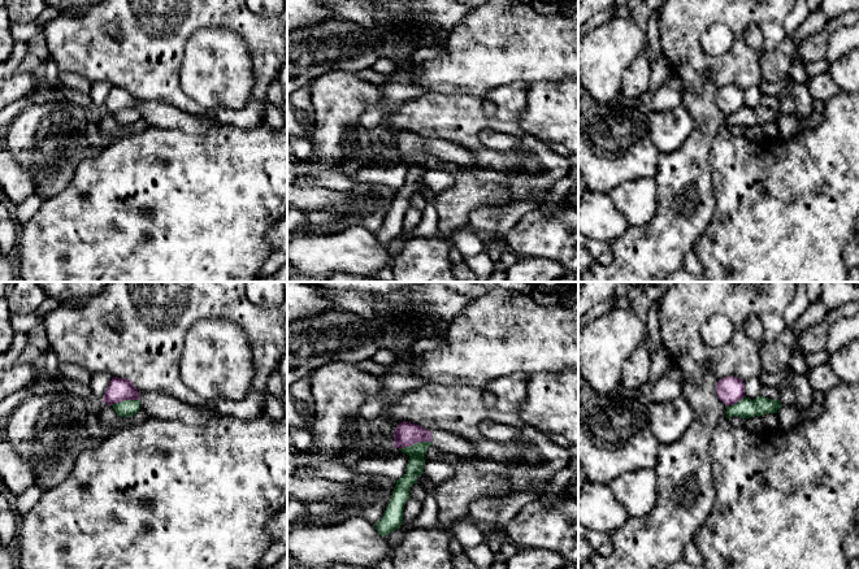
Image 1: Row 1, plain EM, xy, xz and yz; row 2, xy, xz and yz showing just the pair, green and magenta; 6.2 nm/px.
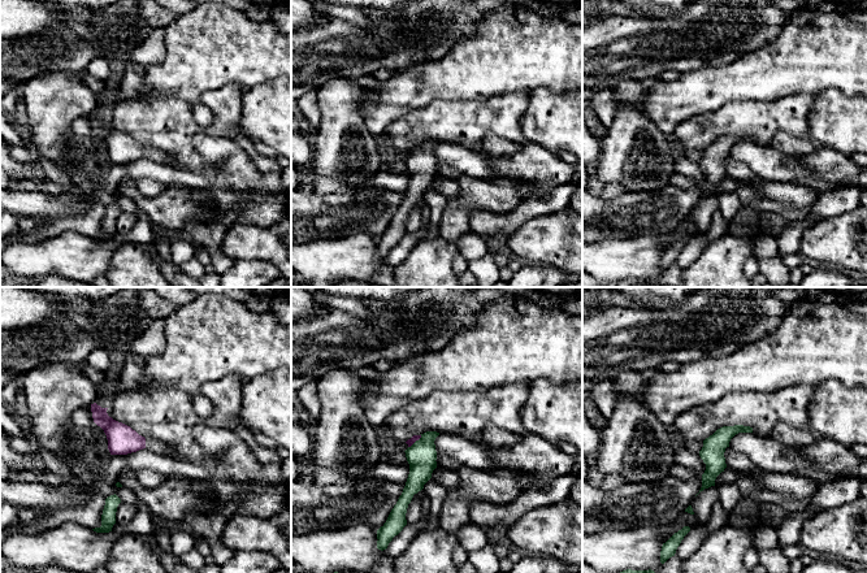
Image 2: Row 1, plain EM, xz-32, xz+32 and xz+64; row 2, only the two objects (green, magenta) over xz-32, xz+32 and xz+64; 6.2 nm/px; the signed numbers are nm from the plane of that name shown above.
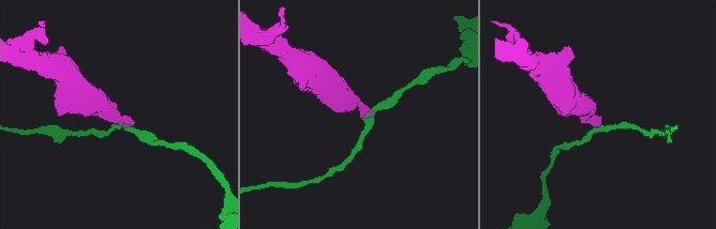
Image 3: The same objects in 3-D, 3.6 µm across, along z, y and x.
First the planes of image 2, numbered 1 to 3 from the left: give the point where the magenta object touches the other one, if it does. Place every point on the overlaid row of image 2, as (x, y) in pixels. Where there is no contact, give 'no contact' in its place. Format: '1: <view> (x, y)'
1: no contact
2: xz+32 (416, 441)
3: no contact

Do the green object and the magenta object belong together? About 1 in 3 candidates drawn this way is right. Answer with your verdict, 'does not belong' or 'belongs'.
does not belong

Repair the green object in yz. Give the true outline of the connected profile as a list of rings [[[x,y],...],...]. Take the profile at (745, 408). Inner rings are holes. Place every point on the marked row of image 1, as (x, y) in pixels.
[[[745,396],[738,403],[726,407],[726,418],[734,416],[742,418],[750,418],[755,416],[763,417],[767,413],[777,413],[781,407],[782,404],[780,400],[772,400],[764,396],[751,400]]]

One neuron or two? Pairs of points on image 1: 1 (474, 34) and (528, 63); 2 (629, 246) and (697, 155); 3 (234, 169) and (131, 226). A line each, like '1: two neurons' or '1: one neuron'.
1: one neuron
2: one neuron
3: one neuron

